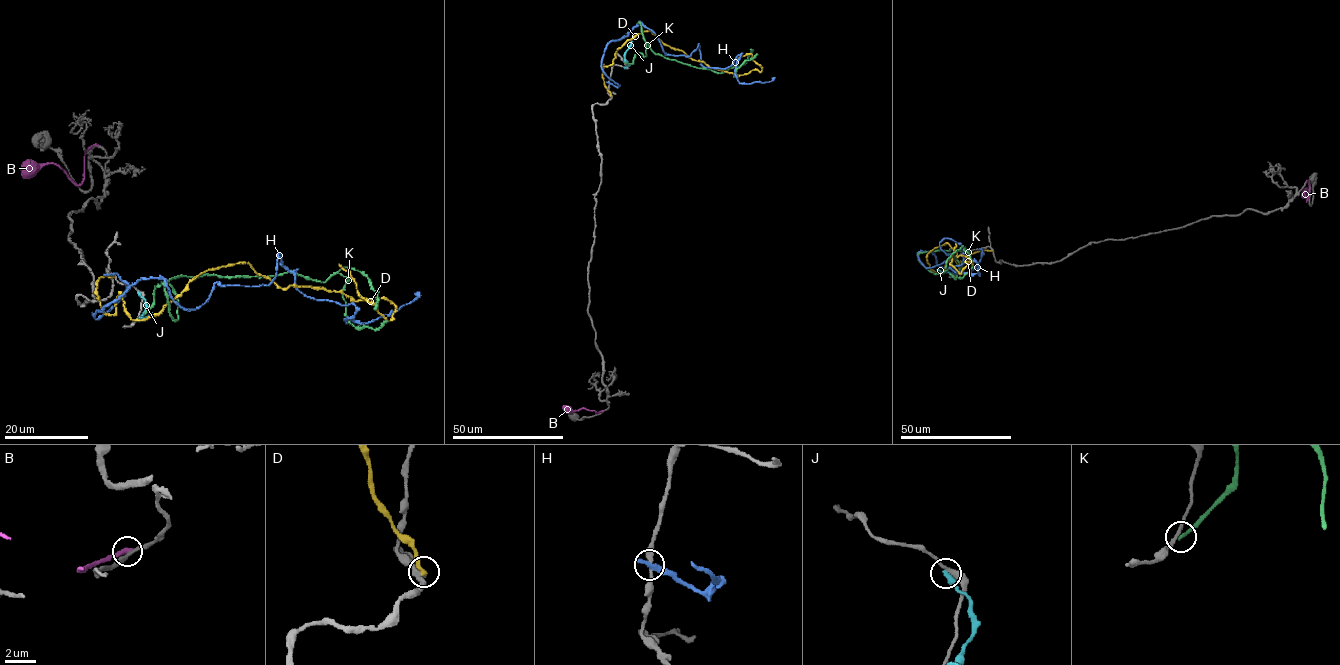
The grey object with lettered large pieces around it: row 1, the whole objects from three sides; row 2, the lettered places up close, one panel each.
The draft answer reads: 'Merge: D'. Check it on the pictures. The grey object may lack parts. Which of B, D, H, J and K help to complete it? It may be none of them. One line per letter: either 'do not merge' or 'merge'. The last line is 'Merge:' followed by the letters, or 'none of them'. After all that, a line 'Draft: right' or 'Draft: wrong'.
B: do not merge
D: do not merge
H: do not merge
J: do not merge
K: do not merge
Merge: none of them
Draft: wrong

